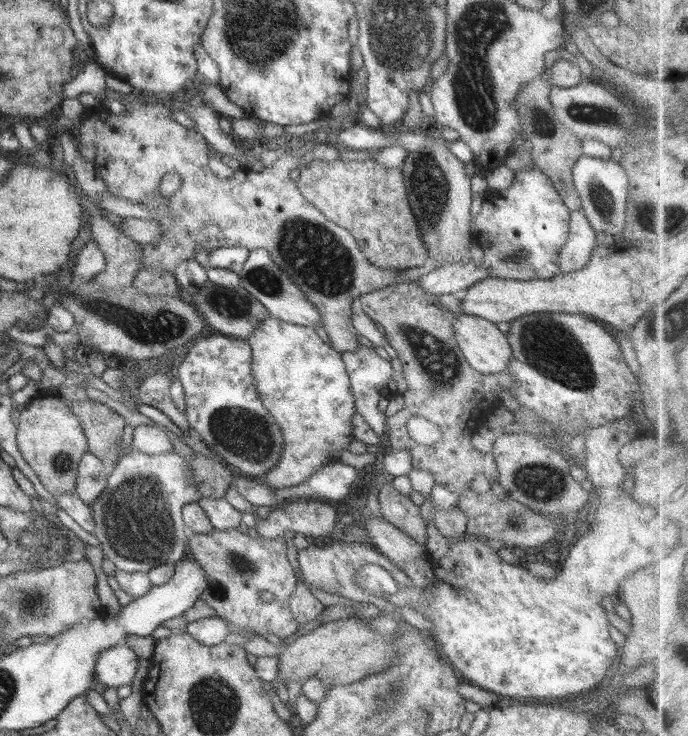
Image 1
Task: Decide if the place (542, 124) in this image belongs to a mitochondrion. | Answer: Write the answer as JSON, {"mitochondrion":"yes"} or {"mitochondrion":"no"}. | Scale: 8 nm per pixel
{"mitochondrion":"yes"}

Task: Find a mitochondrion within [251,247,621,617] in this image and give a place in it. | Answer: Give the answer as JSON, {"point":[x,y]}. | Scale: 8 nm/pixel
{"point":[552,350]}

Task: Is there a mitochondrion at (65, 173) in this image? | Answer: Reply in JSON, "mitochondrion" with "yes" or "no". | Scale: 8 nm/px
{"mitochondrion":"no"}

